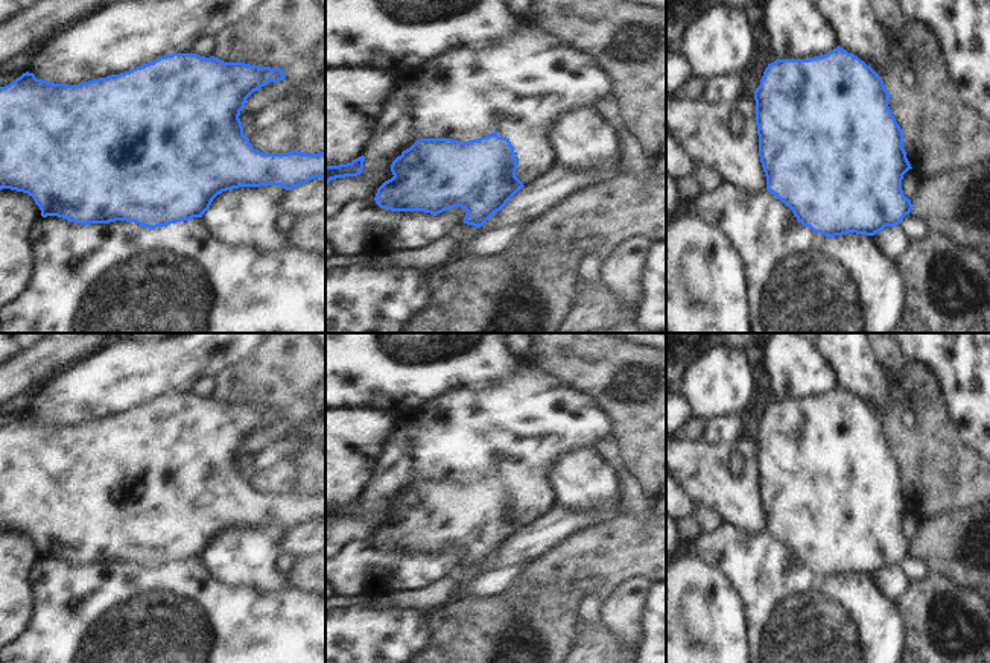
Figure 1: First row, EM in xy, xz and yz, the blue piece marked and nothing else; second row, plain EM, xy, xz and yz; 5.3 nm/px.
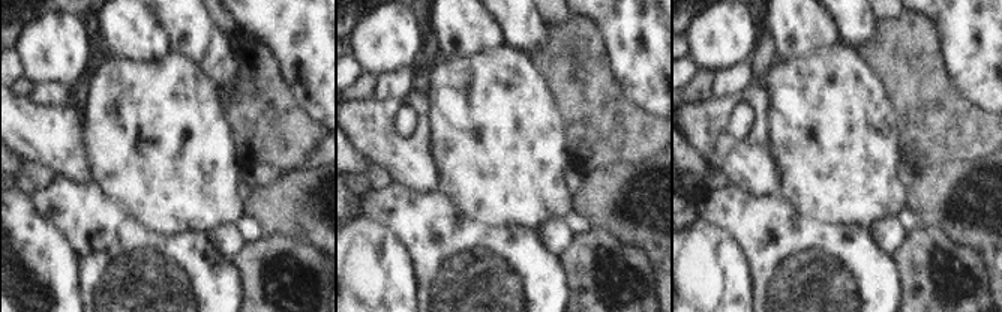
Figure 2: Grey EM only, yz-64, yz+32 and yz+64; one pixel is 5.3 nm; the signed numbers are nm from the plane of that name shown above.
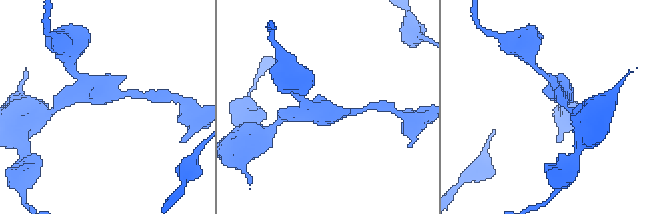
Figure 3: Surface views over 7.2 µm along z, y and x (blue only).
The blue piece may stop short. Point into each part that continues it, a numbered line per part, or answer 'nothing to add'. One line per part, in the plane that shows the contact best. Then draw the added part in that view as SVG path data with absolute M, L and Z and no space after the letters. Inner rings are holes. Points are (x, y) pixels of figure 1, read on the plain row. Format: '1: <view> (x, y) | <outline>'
nothing to add

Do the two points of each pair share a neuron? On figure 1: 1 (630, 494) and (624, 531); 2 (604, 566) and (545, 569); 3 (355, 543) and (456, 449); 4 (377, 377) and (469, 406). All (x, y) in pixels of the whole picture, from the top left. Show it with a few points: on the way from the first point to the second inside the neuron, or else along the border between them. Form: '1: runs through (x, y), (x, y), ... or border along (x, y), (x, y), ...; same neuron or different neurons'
1: border along (650, 501), (645, 519), (622, 511); different neurons
2: runs through (589, 566), (566, 566), (560, 571); same neuron
3: runs through (376, 513), (377, 499), (426, 450); same neuron
4: border along (476, 388), (455, 388), (408, 409); different neurons

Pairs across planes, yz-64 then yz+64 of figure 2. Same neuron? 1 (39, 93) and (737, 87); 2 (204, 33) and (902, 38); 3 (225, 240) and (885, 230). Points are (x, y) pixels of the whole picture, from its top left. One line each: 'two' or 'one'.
1: one
2: two
3: one

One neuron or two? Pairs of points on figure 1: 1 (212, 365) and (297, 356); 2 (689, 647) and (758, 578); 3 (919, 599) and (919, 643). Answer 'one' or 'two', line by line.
1: two
2: two
3: one

